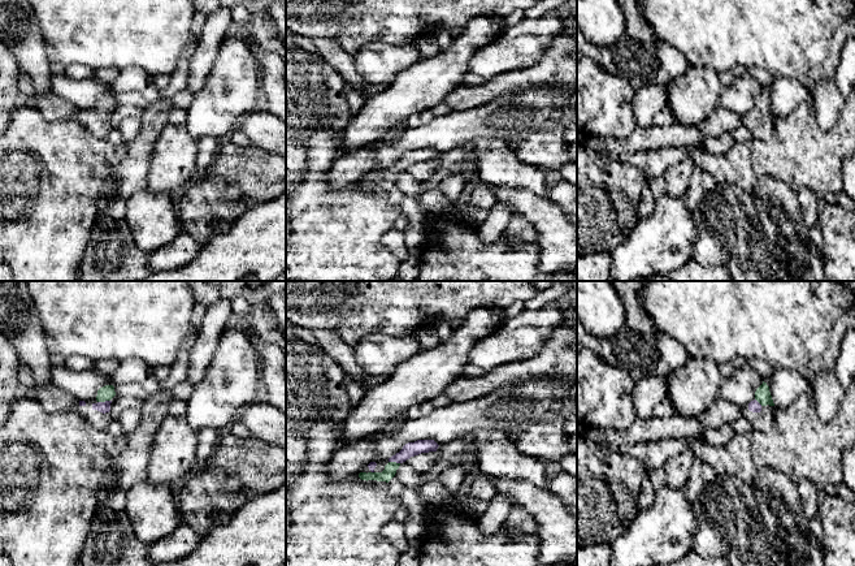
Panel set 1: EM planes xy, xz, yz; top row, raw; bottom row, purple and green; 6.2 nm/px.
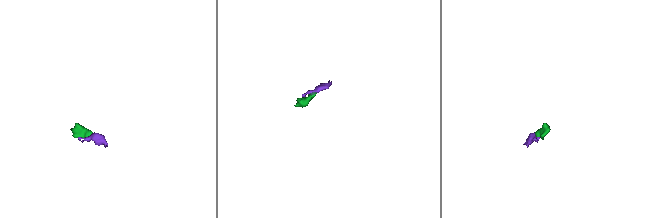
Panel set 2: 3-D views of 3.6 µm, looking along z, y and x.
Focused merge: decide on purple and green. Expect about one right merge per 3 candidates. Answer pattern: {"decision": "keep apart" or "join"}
{"decision": "join"}

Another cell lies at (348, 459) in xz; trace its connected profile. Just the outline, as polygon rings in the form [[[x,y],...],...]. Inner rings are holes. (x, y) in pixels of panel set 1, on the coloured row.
[[[407,414],[399,415],[390,422],[389,427],[356,444],[342,445],[327,466],[327,478],[334,481],[347,479],[363,471],[374,459],[373,442],[382,435],[391,435],[407,419]]]

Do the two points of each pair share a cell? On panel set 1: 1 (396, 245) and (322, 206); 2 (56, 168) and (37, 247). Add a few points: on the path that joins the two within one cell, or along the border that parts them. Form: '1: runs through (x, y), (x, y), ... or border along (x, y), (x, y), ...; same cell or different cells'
1: border along (393, 227), (382, 237), (382, 243), (399, 262); different cells
2: runs through (53, 188), (40, 201), (40, 228); same cell

